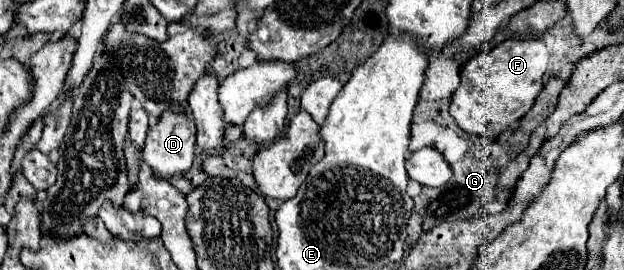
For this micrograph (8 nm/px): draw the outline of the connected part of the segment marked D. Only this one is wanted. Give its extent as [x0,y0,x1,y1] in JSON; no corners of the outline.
[142,111,196,181]

